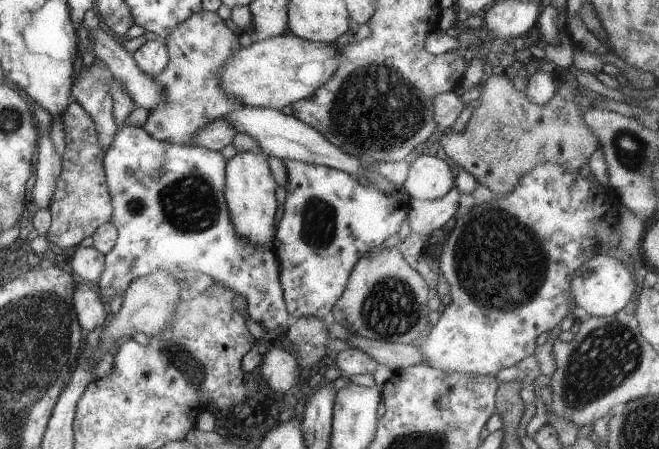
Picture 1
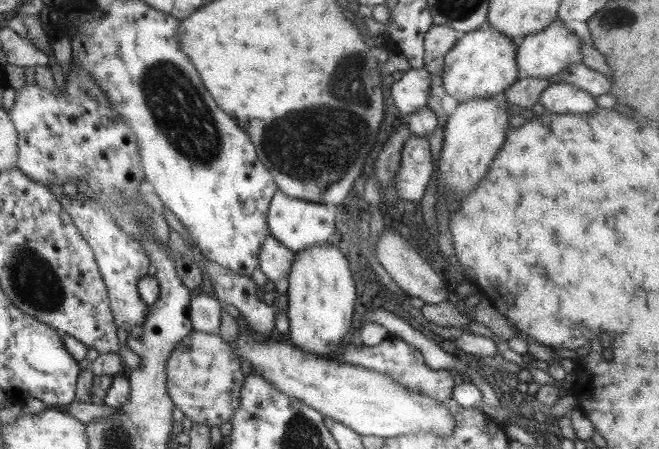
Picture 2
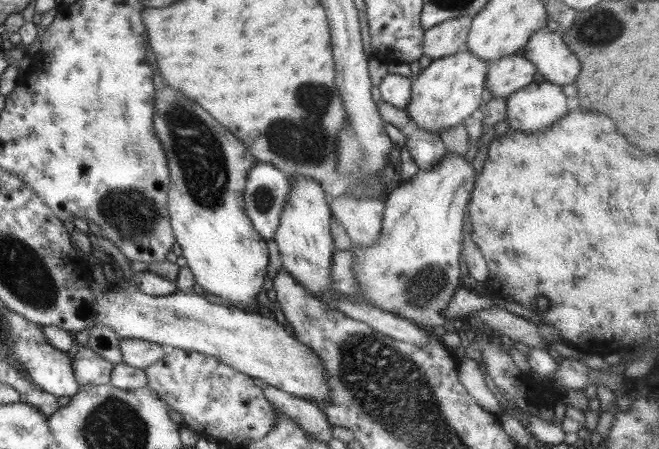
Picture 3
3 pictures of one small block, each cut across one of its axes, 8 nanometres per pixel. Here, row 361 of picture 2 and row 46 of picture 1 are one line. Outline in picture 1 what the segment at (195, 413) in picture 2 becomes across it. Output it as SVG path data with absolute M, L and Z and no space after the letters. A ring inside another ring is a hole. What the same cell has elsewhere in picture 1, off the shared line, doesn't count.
M199 10L180 22L164 43L169 56L167 66L159 74L151 75L151 82L157 84L163 94L163 102L148 112L143 124L151 138L179 146L193 145L195 134L208 122L241 108L239 98L227 96L223 86L219 86L219 68L235 50L239 50L239 35L228 29L216 12Z

